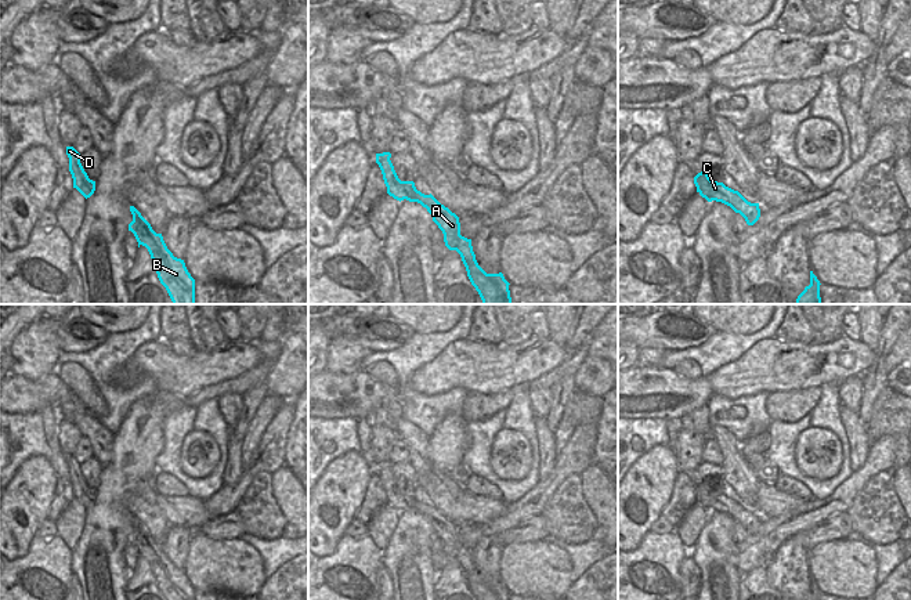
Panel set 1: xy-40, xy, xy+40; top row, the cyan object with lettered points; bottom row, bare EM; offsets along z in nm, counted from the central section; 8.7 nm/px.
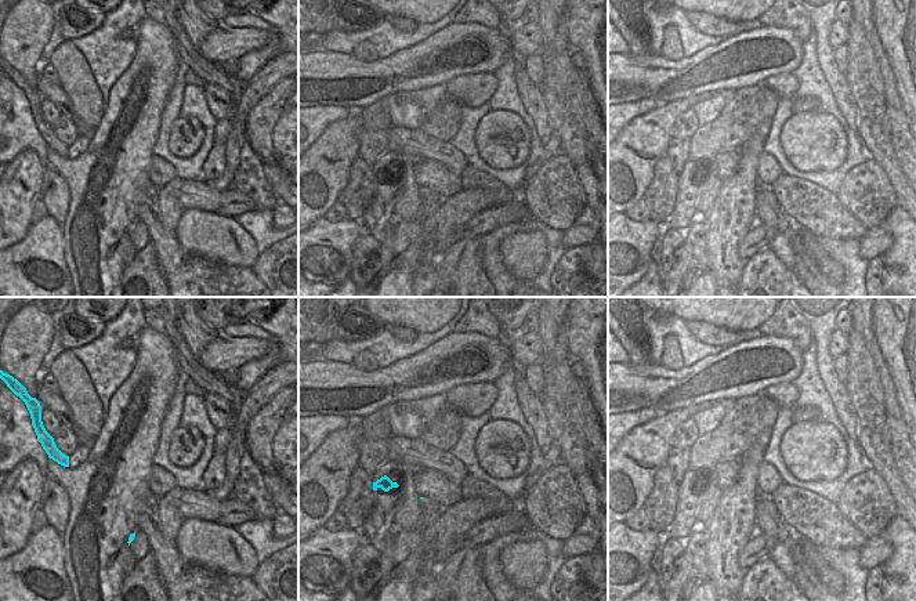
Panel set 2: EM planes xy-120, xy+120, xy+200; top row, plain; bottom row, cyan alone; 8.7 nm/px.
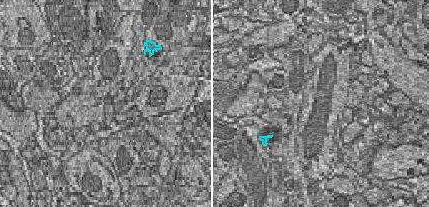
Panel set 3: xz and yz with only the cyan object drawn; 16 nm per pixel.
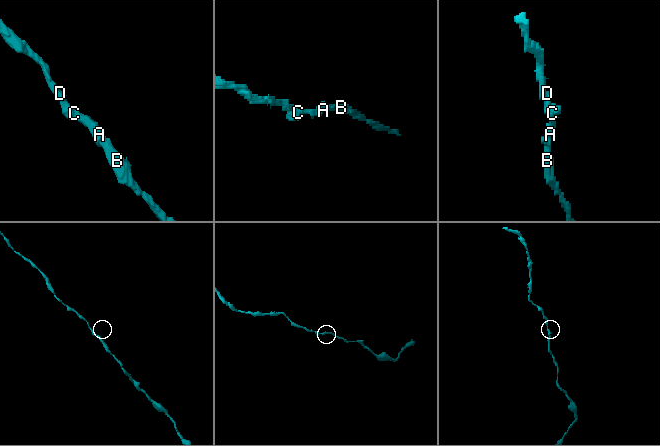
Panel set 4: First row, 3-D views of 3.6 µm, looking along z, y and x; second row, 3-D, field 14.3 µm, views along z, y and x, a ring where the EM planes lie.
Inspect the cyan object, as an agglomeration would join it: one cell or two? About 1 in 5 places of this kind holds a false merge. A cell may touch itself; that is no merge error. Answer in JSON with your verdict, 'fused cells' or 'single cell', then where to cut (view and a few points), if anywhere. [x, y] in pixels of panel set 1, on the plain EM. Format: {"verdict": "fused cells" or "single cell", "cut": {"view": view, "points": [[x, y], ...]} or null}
{"verdict": "single cell", "cut": null}

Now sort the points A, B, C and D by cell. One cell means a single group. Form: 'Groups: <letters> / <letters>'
Groups: A B C D.

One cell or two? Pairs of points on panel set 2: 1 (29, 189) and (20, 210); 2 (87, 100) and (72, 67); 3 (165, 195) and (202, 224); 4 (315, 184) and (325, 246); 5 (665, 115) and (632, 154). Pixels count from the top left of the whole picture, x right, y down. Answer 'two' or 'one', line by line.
1: one
2: one
3: two
4: two
5: one

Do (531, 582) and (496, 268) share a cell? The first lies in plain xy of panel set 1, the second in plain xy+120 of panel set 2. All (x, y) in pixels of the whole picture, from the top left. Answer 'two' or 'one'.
two

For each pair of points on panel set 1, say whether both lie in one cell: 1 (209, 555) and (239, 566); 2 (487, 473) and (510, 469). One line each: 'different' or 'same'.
1: same
2: different

